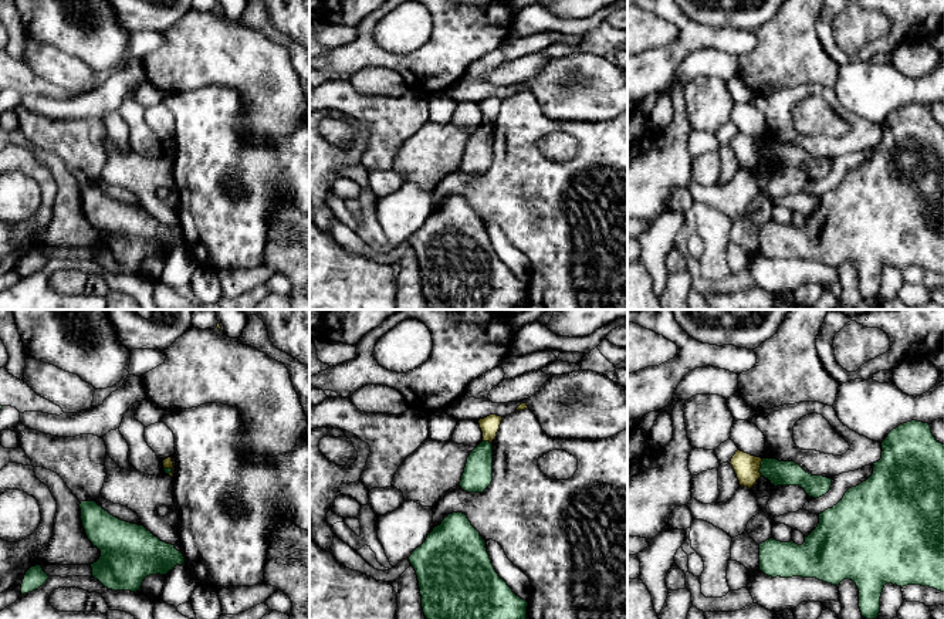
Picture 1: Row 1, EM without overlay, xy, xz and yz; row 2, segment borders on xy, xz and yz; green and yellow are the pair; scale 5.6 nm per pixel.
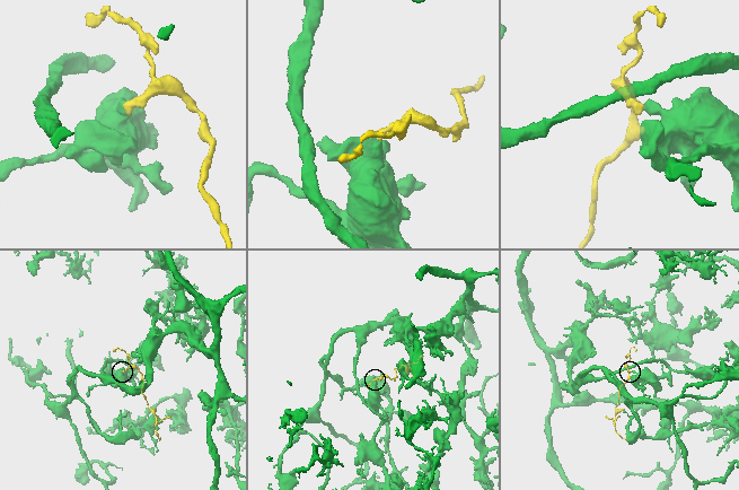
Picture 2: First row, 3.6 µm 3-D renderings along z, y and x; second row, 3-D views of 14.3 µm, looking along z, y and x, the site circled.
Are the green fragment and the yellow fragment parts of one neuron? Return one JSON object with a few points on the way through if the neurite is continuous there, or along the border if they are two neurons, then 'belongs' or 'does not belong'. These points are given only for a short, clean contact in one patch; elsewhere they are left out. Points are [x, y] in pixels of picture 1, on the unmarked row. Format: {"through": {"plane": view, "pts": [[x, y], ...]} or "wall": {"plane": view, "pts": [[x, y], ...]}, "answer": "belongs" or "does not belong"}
{"wall": {"plane": "yz", "pts": [[763, 141], [760, 156]]}, "answer": "does not belong"}

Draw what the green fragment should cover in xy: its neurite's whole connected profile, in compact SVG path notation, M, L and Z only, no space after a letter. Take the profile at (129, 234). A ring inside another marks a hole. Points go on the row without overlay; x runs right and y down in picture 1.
M81 183L81 202L88 221L101 233L97 244L91 246L92 258L112 273L141 273L149 257L166 257L176 247L185 246L185 239L172 226L166 226L143 207L122 203L105 193L95 183Z

